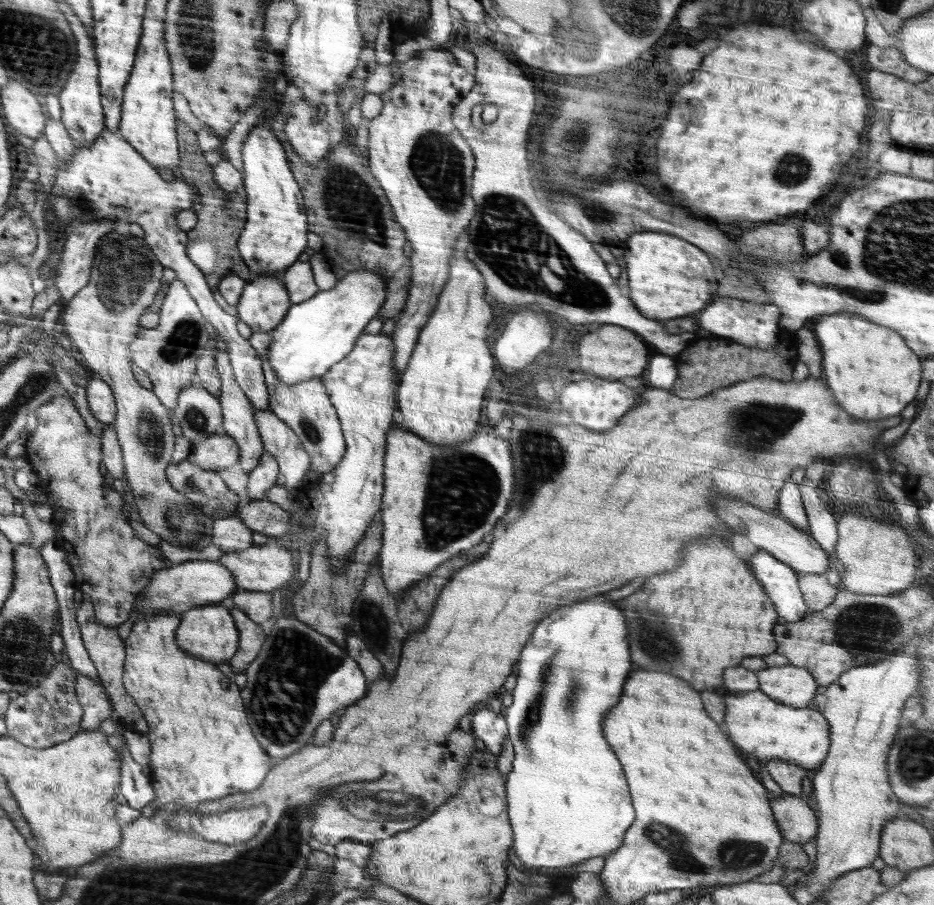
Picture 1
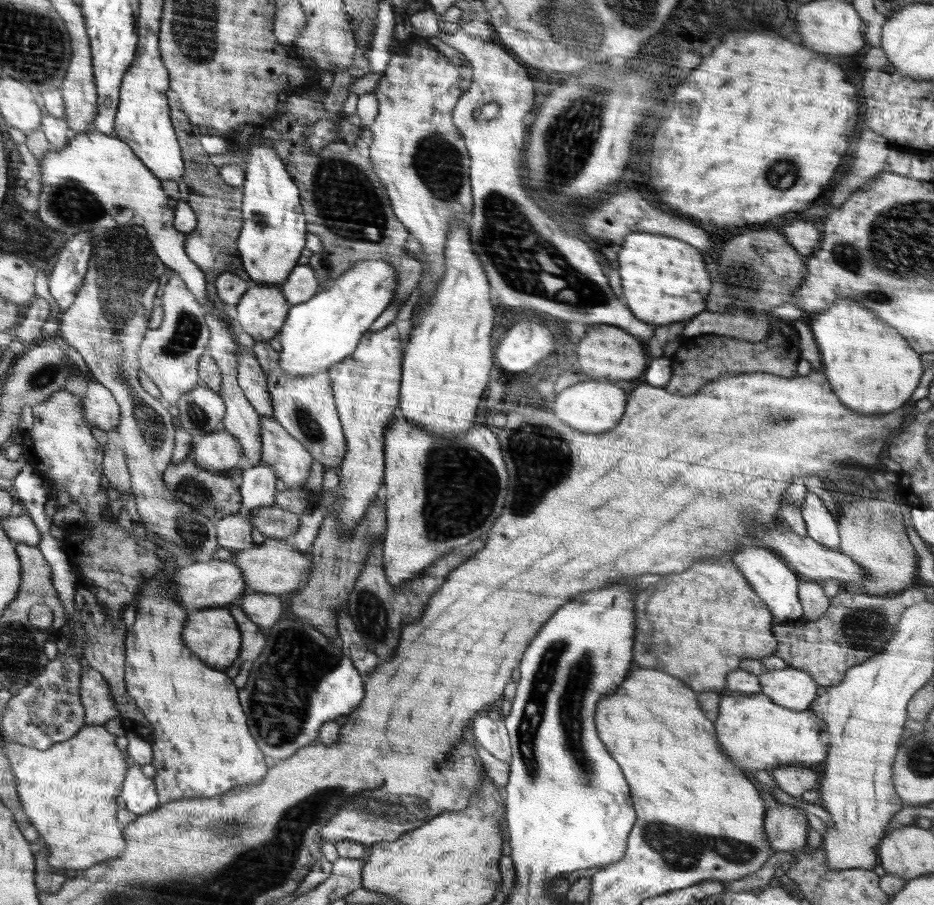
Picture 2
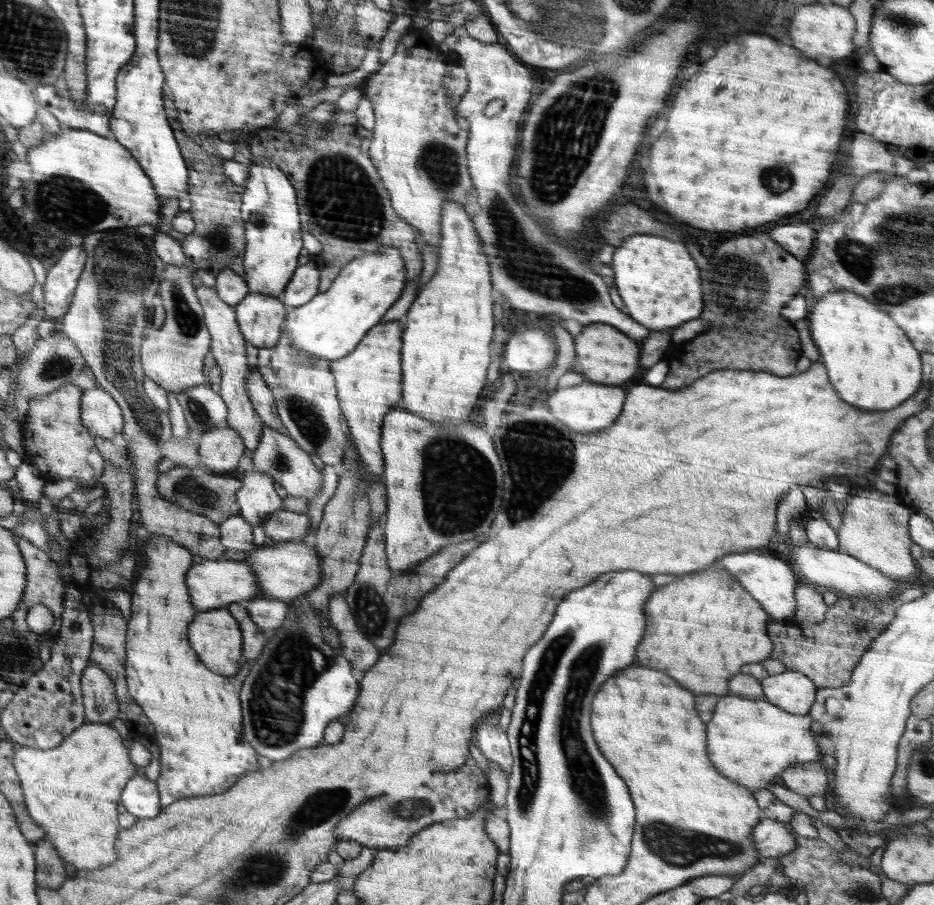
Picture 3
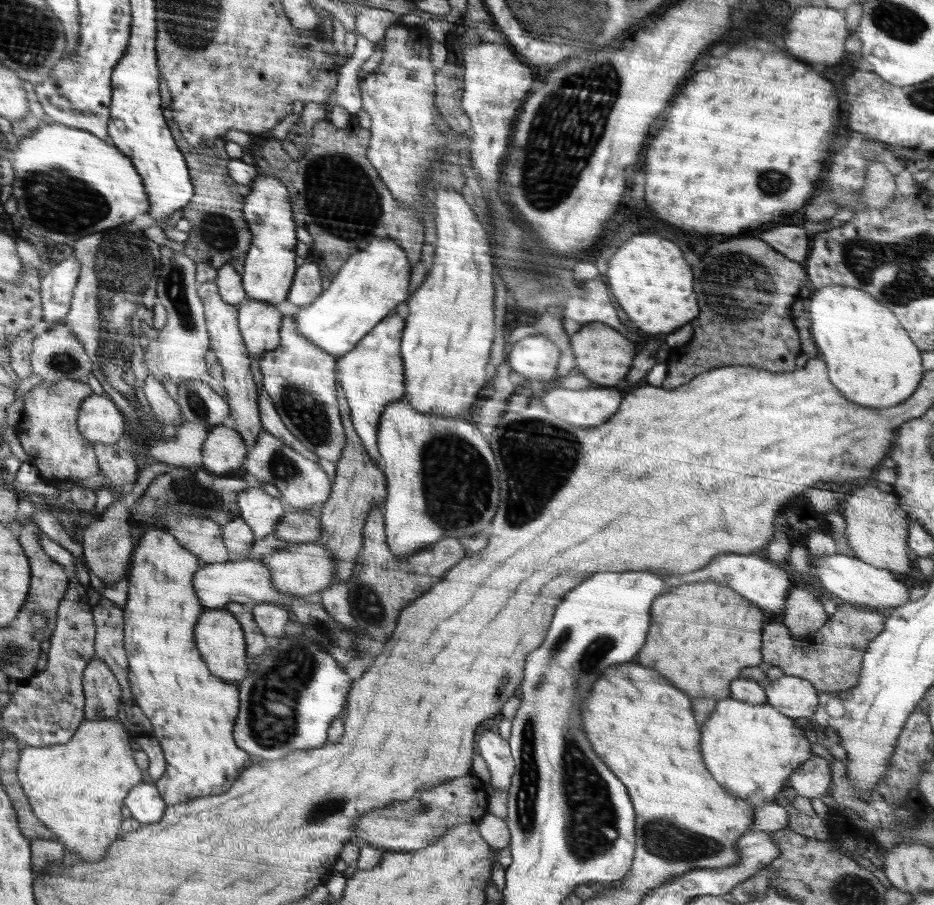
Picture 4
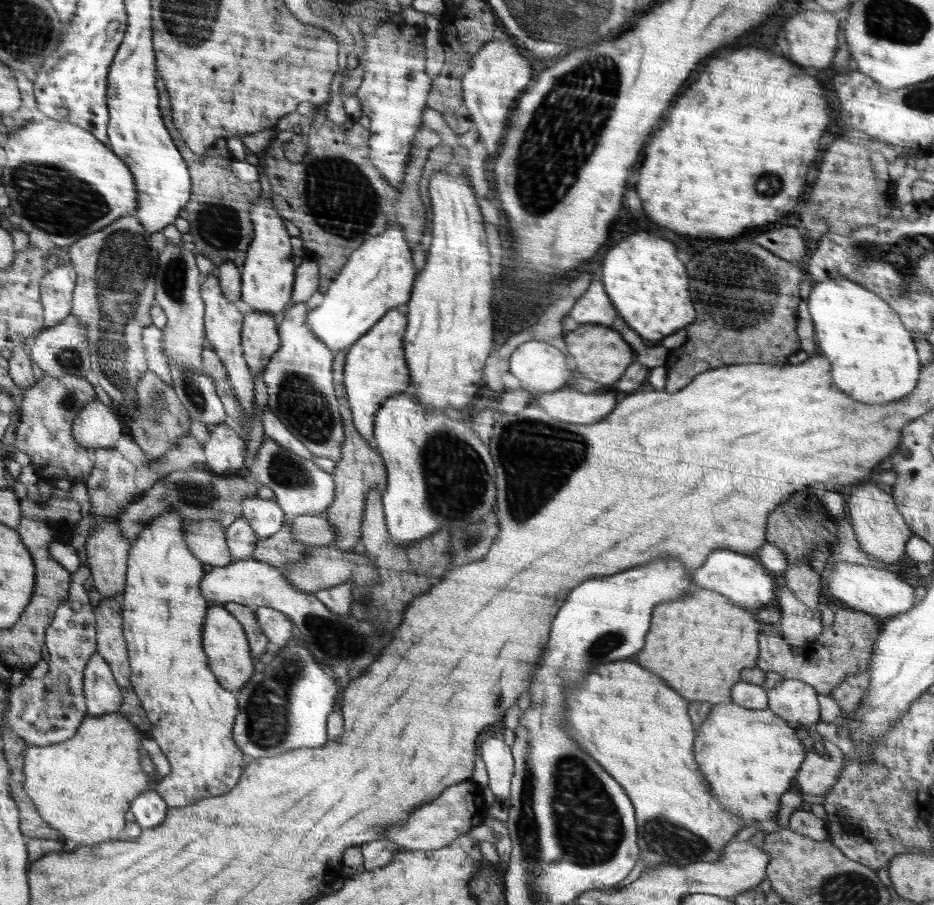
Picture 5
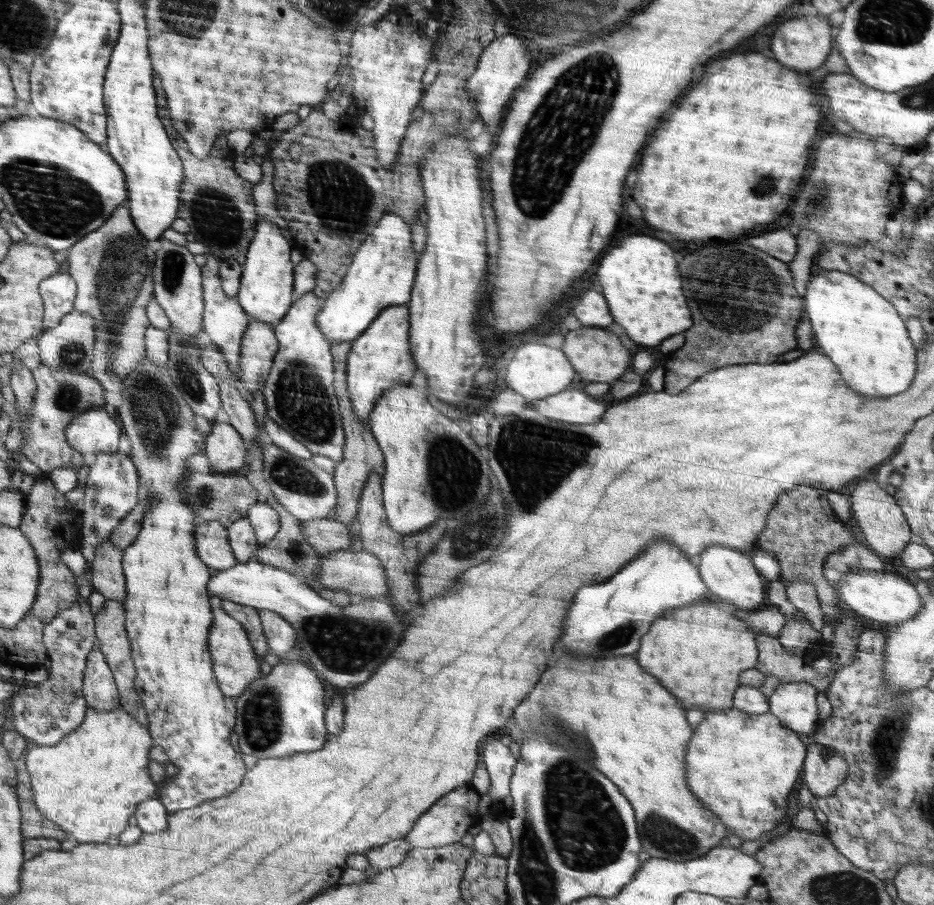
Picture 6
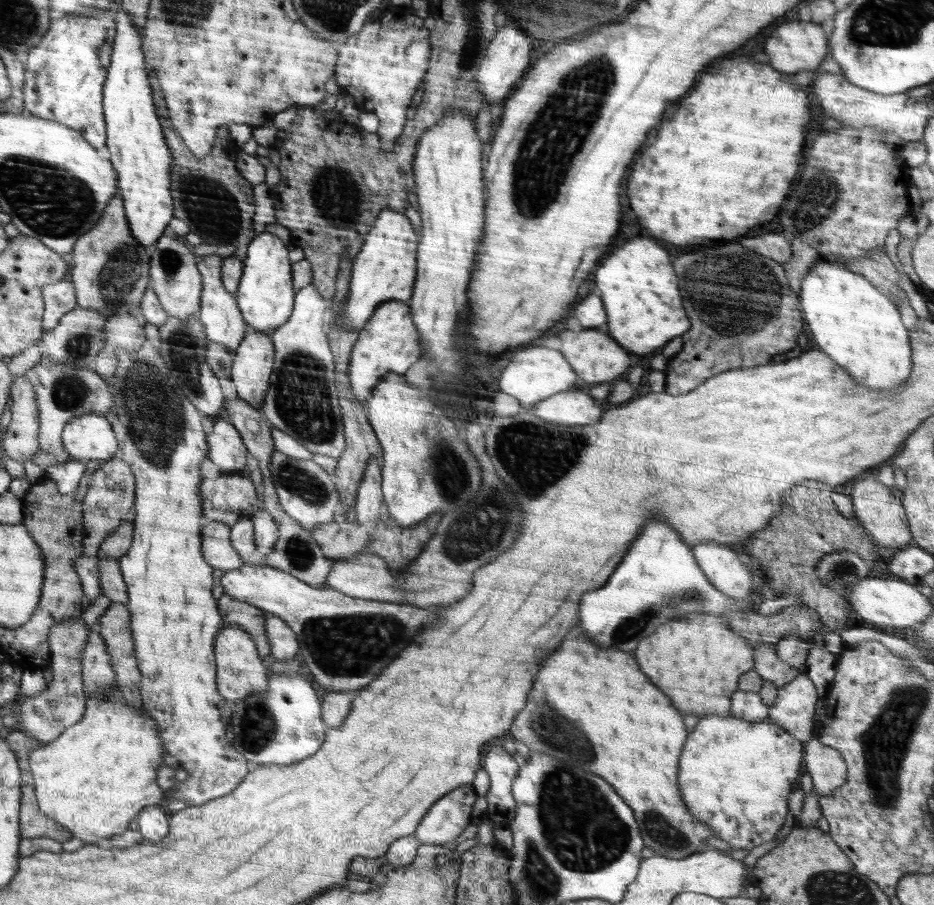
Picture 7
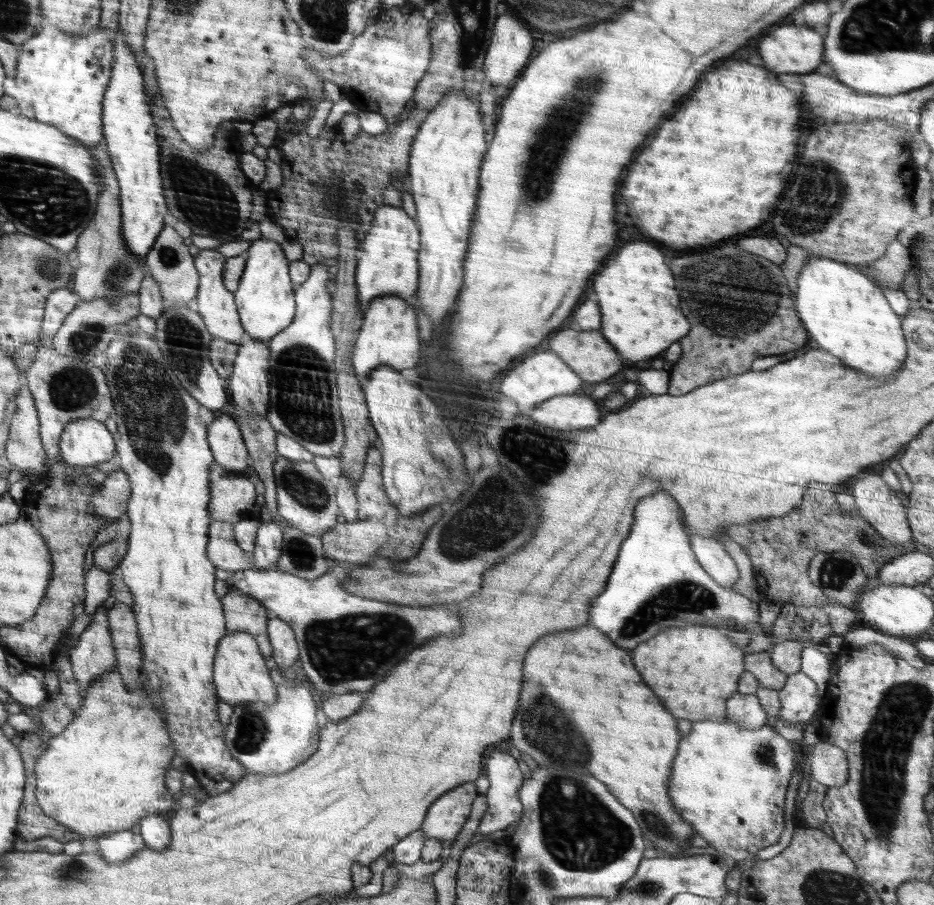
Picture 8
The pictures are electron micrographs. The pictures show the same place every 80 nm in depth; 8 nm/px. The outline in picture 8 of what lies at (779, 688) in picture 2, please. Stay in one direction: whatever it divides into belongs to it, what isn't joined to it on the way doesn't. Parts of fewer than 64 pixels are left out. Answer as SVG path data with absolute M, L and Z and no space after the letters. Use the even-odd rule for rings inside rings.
M801 670L787 675L784 686L778 691L781 707L776 718L786 722L808 722L818 711L821 697L815 680Z

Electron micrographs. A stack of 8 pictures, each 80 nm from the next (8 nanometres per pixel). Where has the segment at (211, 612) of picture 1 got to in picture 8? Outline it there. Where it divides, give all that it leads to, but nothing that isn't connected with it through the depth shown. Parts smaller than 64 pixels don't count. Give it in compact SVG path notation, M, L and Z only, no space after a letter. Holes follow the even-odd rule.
M248 632L225 635L218 644L218 664L214 664L214 684L218 698L230 705L250 702L272 704L277 699L277 686L270 678L265 658L260 654L255 636Z

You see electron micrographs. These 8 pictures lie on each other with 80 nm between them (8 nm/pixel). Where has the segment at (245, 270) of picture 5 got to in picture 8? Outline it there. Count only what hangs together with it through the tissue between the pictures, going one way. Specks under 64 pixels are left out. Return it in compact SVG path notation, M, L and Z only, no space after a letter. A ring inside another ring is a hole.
M264 237L252 241L246 257L244 270L235 290L237 308L248 338L267 343L284 330L295 315L295 290L289 275L289 260L277 242Z

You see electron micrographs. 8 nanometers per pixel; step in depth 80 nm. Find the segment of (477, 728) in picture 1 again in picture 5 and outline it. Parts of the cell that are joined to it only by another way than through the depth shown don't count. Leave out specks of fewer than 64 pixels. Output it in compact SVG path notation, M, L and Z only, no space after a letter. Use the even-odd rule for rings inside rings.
M490 737L486 742L482 742L480 756L482 756L482 762L486 765L489 776L489 789L494 793L495 800L507 805L511 797L511 778L515 769L511 747L496 737Z

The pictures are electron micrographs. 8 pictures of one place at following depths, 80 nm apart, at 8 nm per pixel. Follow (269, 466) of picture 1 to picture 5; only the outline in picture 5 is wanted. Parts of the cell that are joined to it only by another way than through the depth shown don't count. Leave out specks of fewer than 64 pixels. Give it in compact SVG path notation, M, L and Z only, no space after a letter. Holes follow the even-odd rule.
M253 496L244 501L244 518L249 521L258 540L272 536L282 528L285 514L276 503L276 500L262 500Z

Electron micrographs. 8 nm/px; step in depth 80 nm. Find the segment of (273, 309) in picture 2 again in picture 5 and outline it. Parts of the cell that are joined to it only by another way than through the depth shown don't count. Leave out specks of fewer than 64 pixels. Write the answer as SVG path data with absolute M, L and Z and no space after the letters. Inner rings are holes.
M247 309L242 327L242 344L245 360L253 370L254 377L262 376L270 357L279 350L280 343L274 314Z

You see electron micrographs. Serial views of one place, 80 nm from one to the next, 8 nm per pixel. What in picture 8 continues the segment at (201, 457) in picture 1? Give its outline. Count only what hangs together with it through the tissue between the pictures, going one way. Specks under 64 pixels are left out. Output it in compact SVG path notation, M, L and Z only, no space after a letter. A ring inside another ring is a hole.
M220 415L211 422L209 428L208 442L213 459L231 473L233 470L248 468L248 452L238 426L228 415Z

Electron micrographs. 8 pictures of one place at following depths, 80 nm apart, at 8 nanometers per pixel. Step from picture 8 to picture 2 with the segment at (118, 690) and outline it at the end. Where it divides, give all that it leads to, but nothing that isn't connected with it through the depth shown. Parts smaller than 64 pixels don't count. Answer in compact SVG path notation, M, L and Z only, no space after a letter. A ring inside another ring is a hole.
M84 725L74 736L48 748L38 750L15 741L3 741L2 746L17 780L17 788L23 808L30 816L34 828L42 832L42 840L50 850L50 864L54 868L76 868L84 870L104 860L112 860L124 852L124 825L118 826L116 798L125 784L128 766L124 764L122 752L116 748L116 735L104 730L103 725Z

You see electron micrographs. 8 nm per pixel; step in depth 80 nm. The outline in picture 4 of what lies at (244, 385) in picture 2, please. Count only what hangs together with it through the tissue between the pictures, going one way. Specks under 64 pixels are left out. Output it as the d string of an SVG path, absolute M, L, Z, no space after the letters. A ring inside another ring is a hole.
M256 390L256 396L258 396L258 410L261 418L261 426L263 431L272 434L272 436L284 441L286 445L294 449L296 452L303 454L308 460L319 462L319 457L310 452L310 449L306 449L284 426L282 419L276 413L274 405L272 405L272 399L270 395L266 393L266 390Z

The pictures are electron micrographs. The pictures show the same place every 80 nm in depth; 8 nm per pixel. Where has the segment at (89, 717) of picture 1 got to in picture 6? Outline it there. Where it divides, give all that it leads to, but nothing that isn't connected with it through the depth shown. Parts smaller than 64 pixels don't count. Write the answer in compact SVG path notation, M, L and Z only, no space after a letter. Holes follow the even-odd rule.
M96 647L88 653L83 672L83 695L87 706L97 711L109 711L120 706L116 678L104 653Z

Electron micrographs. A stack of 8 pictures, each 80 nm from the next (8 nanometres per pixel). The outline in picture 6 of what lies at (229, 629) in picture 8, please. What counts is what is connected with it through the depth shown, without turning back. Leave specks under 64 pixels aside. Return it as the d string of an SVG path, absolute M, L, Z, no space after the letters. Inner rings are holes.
M222 599L221 603L222 608L234 617L234 620L241 621L241 624L245 627L255 655L266 656L270 651L261 625L260 610L253 606L238 604L236 601L226 599Z

